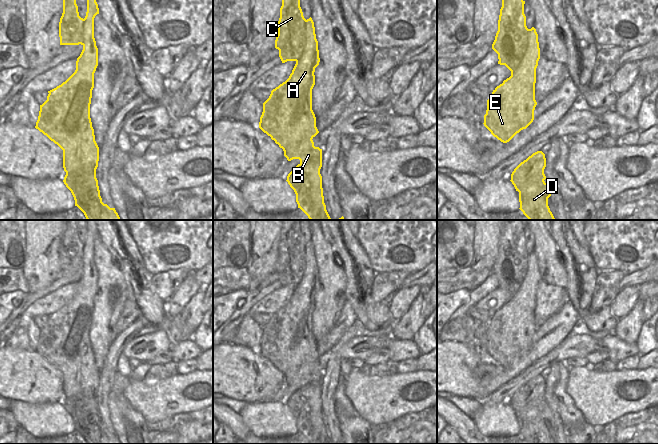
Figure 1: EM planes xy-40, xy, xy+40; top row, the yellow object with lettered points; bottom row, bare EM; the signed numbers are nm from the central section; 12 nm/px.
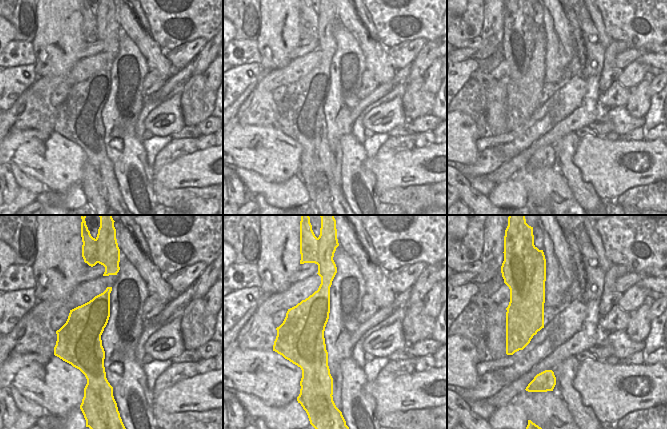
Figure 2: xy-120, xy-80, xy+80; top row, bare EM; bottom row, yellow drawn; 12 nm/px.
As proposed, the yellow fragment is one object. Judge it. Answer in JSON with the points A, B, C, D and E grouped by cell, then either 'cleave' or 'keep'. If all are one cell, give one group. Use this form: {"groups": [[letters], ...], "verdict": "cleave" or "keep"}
{"groups": [["A", "B", "D", "E"], ["C"]], "verdict": "cleave"}

